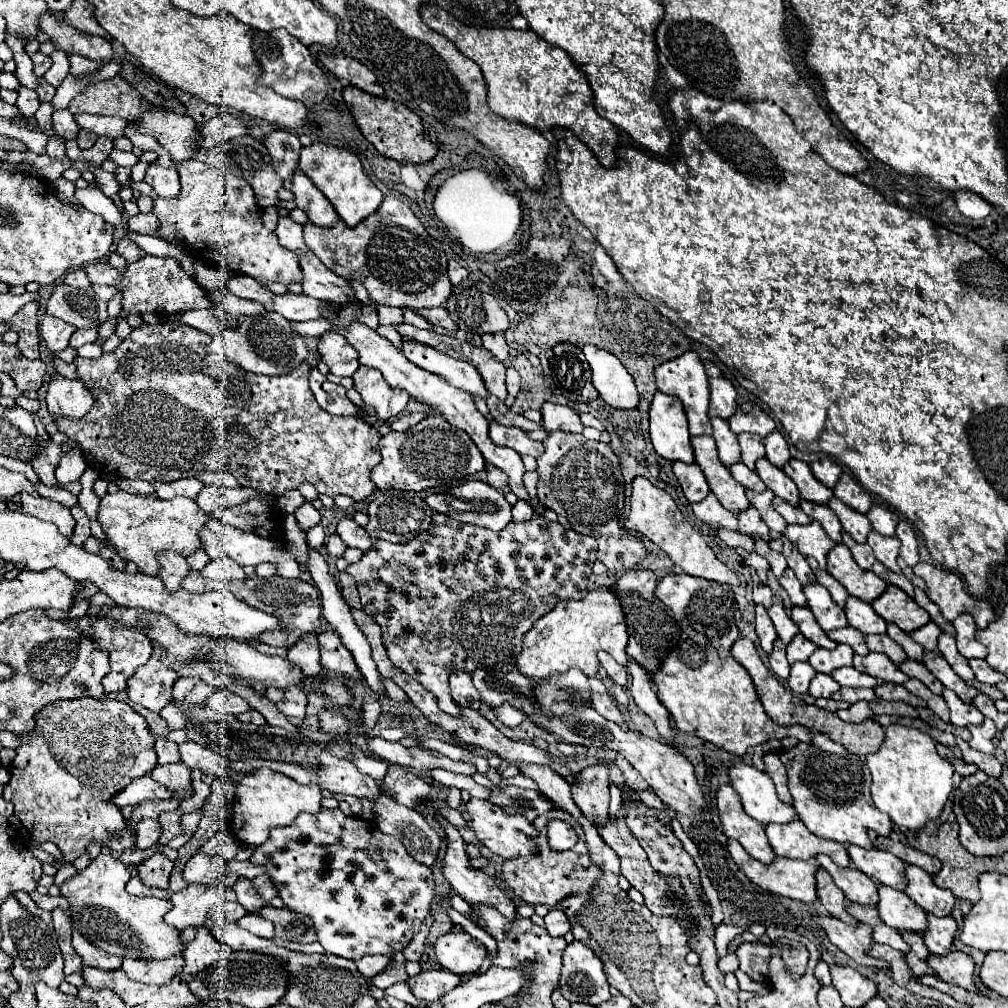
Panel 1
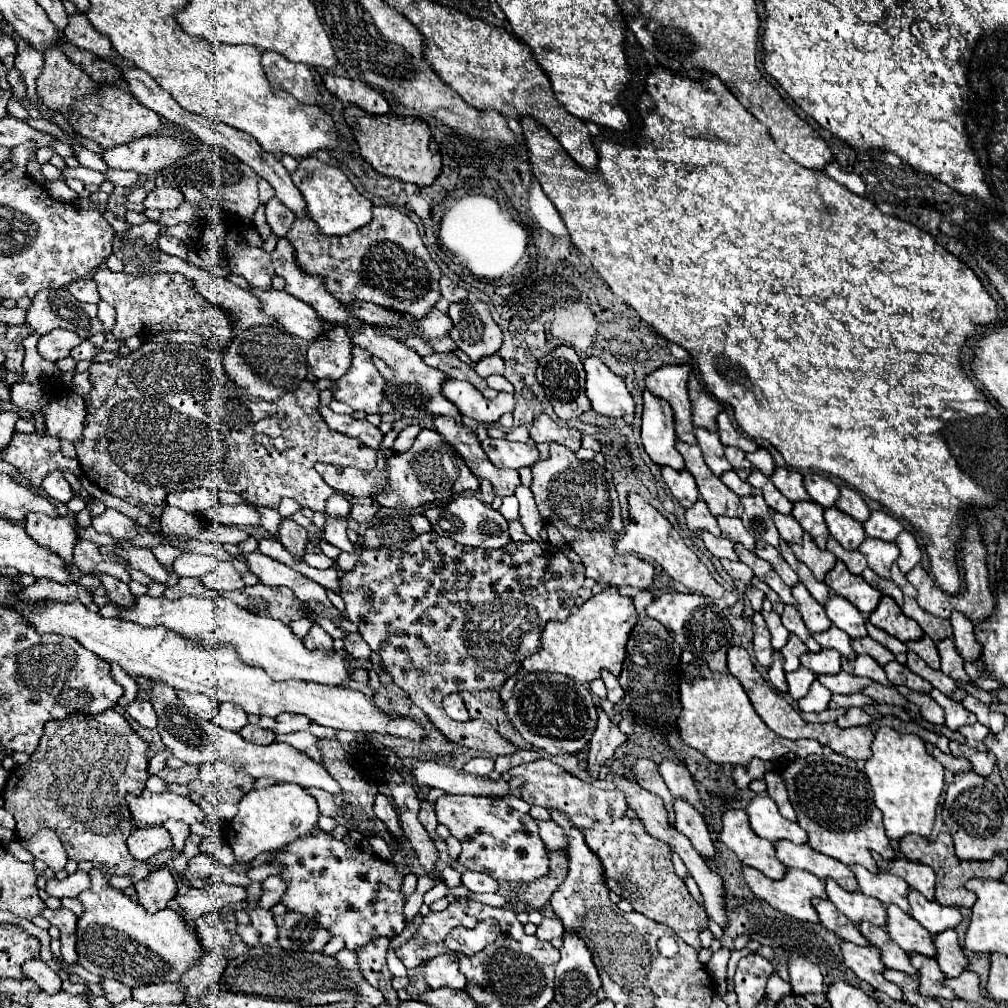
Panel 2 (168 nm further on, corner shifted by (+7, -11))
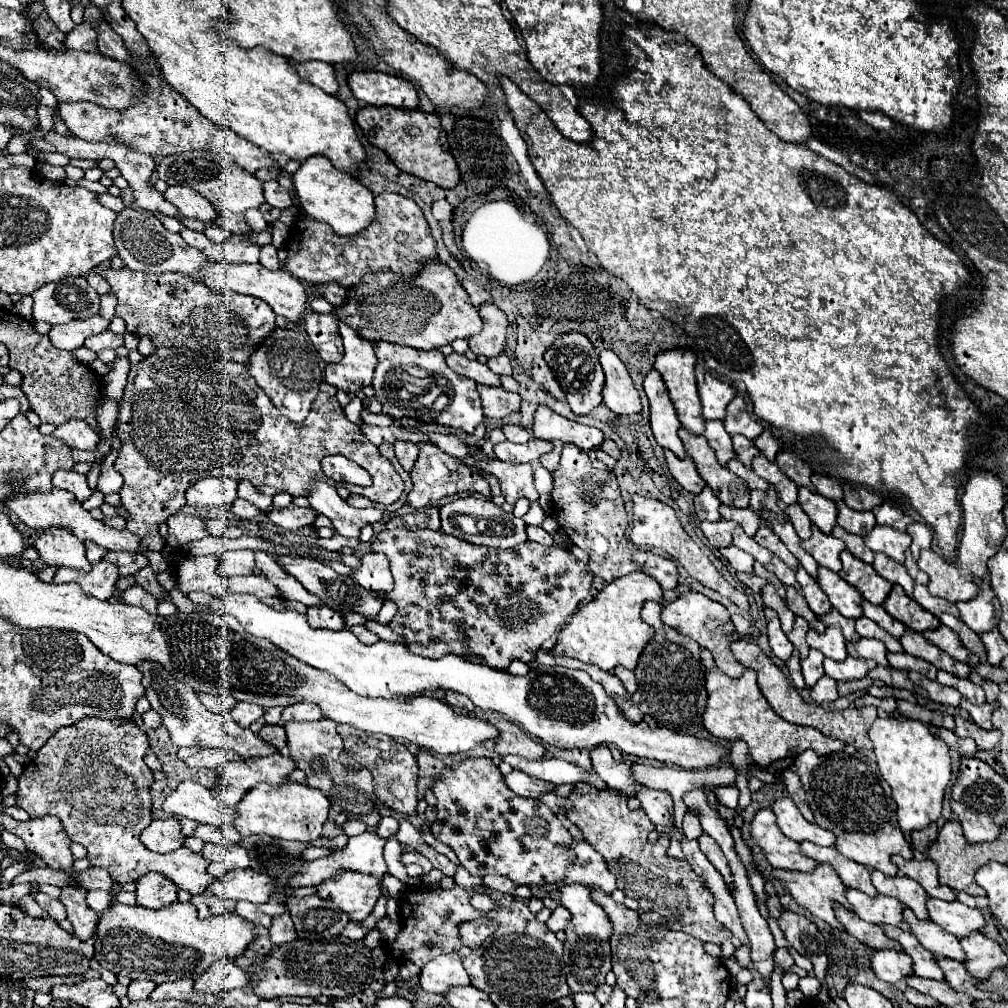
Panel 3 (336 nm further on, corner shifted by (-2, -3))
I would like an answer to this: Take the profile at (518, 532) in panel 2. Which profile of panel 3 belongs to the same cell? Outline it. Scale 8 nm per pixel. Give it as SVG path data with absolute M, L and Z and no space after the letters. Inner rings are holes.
M528 526L528 540L532 540L532 542L540 542L540 544L544 544L544 546L552 546L554 544L554 540L552 540L552 536L544 530L544 528L536 528L536 526Z

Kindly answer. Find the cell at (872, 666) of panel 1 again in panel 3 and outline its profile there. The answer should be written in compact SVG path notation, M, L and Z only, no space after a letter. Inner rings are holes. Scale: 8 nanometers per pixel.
M860 638L858 642L846 642L848 654L856 656L856 658L868 658L874 660L880 666L890 666L886 660L886 646L880 640L874 638Z

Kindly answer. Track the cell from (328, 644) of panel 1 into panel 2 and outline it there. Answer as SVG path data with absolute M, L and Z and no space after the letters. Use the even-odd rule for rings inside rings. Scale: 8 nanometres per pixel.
M313 624L307 638L303 640L303 644L307 646L307 650L323 650L323 652L331 652L333 650L333 638L319 626Z

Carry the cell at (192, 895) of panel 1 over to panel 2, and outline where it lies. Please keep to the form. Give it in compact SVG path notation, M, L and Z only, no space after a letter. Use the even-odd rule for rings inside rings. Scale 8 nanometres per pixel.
M209 884L207 888L201 890L189 888L185 894L177 894L173 898L185 922L195 922L203 914L221 910L223 906L239 900L245 900L245 888L229 884Z

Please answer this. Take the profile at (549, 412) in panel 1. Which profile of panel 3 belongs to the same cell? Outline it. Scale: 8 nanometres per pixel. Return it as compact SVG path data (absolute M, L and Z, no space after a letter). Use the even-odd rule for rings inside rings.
M538 406L534 414L532 434L540 440L562 440L568 444L576 444L580 450L588 452L594 446L600 446L604 442L604 434L598 428L572 422L556 412L552 412L548 406Z

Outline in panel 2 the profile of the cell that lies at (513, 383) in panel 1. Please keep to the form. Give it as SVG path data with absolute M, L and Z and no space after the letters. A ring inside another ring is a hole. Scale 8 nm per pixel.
M447 378L441 384L443 396L451 400L459 408L463 416L469 416L477 422L487 422L493 424L497 422L505 412L513 412L515 408L515 398L509 392L499 392L493 400L487 400L475 386L467 382L459 382L455 378Z

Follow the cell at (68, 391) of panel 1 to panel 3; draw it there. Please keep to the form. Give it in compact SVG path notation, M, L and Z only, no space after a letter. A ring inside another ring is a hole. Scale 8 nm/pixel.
M68 420L66 424L58 426L54 430L54 436L64 444L68 444L68 448L96 452L96 446L98 446L98 434L80 420Z

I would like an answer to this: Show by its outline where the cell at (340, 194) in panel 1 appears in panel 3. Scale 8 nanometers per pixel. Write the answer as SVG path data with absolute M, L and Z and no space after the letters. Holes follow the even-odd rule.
M312 156L304 160L302 166L292 174L292 180L302 210L320 222L326 222L340 236L350 236L364 230L364 226L368 226L368 222L374 218L372 192L346 172L336 170L324 156Z

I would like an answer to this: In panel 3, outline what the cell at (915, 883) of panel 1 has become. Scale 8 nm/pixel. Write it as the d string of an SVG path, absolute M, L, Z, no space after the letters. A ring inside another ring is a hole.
M928 898L928 912L932 922L936 922L946 932L958 938L966 938L972 932L978 932L986 926L986 920L978 908L968 908L958 900L944 902L936 898Z

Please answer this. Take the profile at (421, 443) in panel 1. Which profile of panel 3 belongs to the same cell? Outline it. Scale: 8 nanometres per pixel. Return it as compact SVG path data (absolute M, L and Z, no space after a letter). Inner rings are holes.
M418 444L418 448L420 448L420 454L418 454L418 460L416 460L416 464L410 472L412 484L414 484L412 492L408 494L408 504L410 506L422 508L422 506L432 504L434 500L454 496L454 494L460 494L460 492L476 492L476 494L482 494L484 498L492 496L486 478L482 478L476 468L444 454L436 444Z

